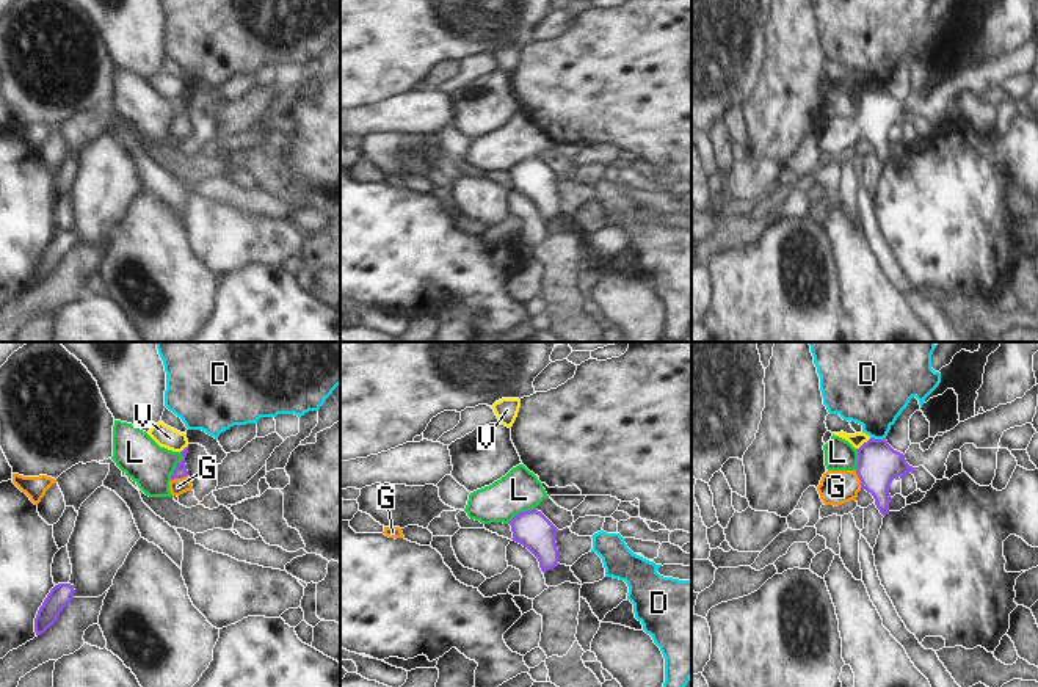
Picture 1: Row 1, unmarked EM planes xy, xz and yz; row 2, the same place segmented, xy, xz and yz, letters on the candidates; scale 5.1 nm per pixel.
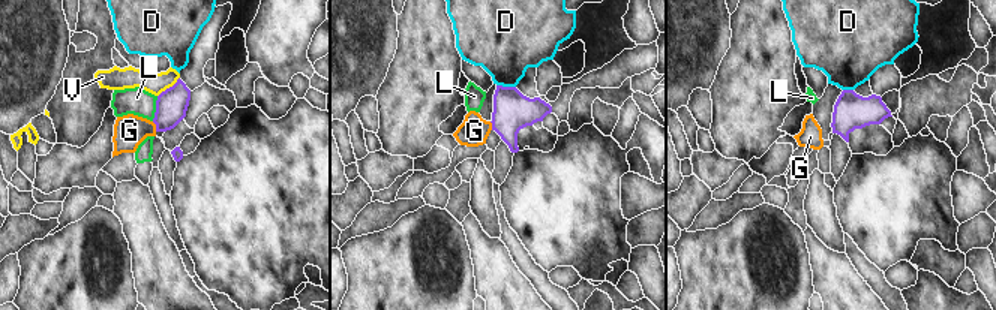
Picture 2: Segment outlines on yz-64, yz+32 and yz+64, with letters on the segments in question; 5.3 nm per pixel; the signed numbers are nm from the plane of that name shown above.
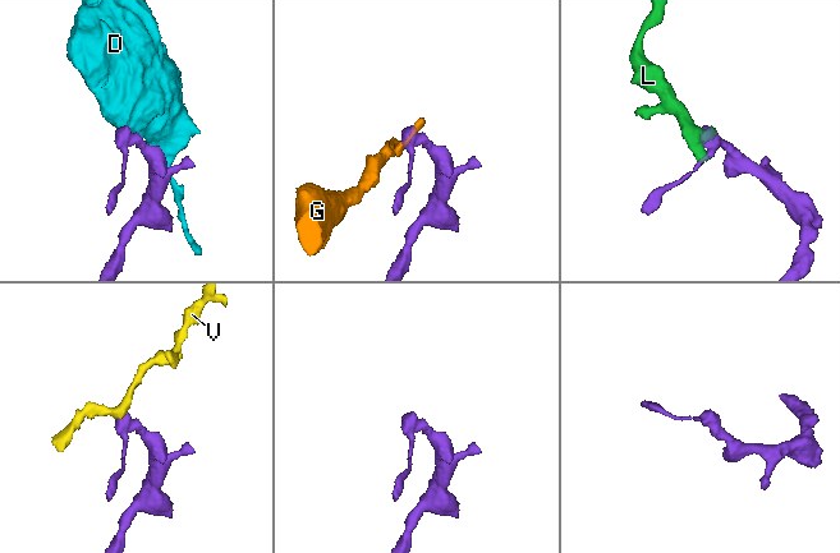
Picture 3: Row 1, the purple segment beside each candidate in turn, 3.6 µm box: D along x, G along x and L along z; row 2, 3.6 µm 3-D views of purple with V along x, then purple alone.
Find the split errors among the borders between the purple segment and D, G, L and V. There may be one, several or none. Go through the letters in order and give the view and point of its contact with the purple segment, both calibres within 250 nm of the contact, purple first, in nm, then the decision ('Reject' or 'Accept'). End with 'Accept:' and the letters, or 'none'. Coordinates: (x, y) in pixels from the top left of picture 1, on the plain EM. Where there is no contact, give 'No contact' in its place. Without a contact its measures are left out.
D: Touches purple at yz (878, 88). Thickness 220 nm (purple) against 360 nm. Reject
G: Touches purple at yz (860, 127). Thickness 220 nm (purple) against 180 nm. Accept
L: Touches purple at xy (176, 115). Thickness 70 nm (purple) against 220 nm. Reject
V: Touches purple at yz (864, 91). Thickness 220 nm (purple) against 70 nm. Reject
Accept: G

